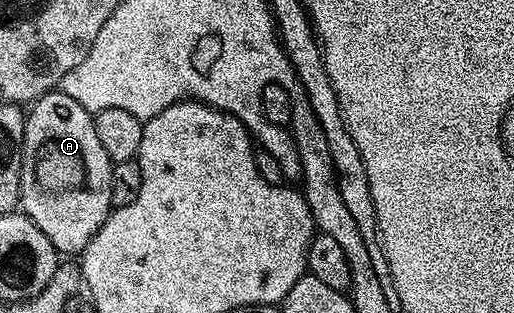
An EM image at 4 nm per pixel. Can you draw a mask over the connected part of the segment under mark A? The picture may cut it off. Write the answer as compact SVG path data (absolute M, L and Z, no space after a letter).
M59 88L43 94L31 103L24 119L24 155L20 169L19 205L30 221L40 229L61 254L79 256L86 244L102 228L110 211L110 172L112 162L106 156L106 148L98 141L96 119L93 111L82 108L78 100L70 100Z

